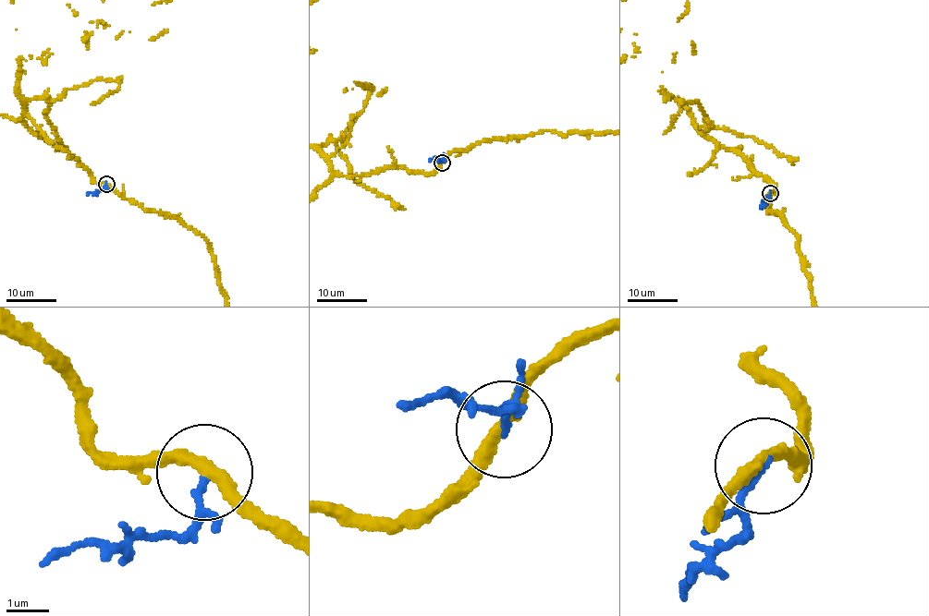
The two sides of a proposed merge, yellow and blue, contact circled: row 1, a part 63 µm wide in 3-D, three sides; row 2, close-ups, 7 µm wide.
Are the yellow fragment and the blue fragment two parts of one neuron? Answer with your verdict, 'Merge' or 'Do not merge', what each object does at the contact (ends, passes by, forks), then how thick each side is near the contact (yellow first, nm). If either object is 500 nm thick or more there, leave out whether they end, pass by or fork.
Do not merge. At the ring yellow passes by. At the ring blue ends. Thickness 300 nm (yellow) against 160 nm

